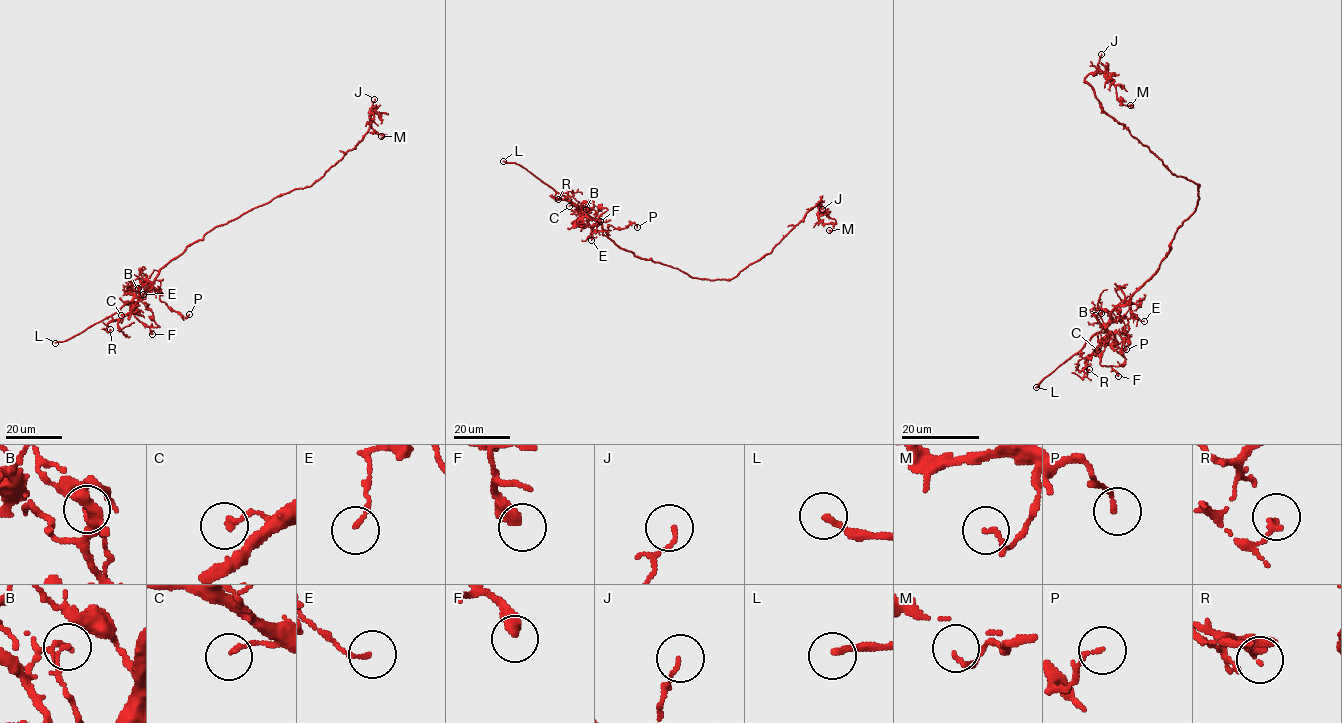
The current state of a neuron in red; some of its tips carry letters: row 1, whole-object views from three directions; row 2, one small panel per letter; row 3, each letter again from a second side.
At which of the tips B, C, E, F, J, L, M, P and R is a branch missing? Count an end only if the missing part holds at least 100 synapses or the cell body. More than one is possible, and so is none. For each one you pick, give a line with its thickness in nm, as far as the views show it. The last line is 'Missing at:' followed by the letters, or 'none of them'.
L: 190 nm thick
Missing at: L

